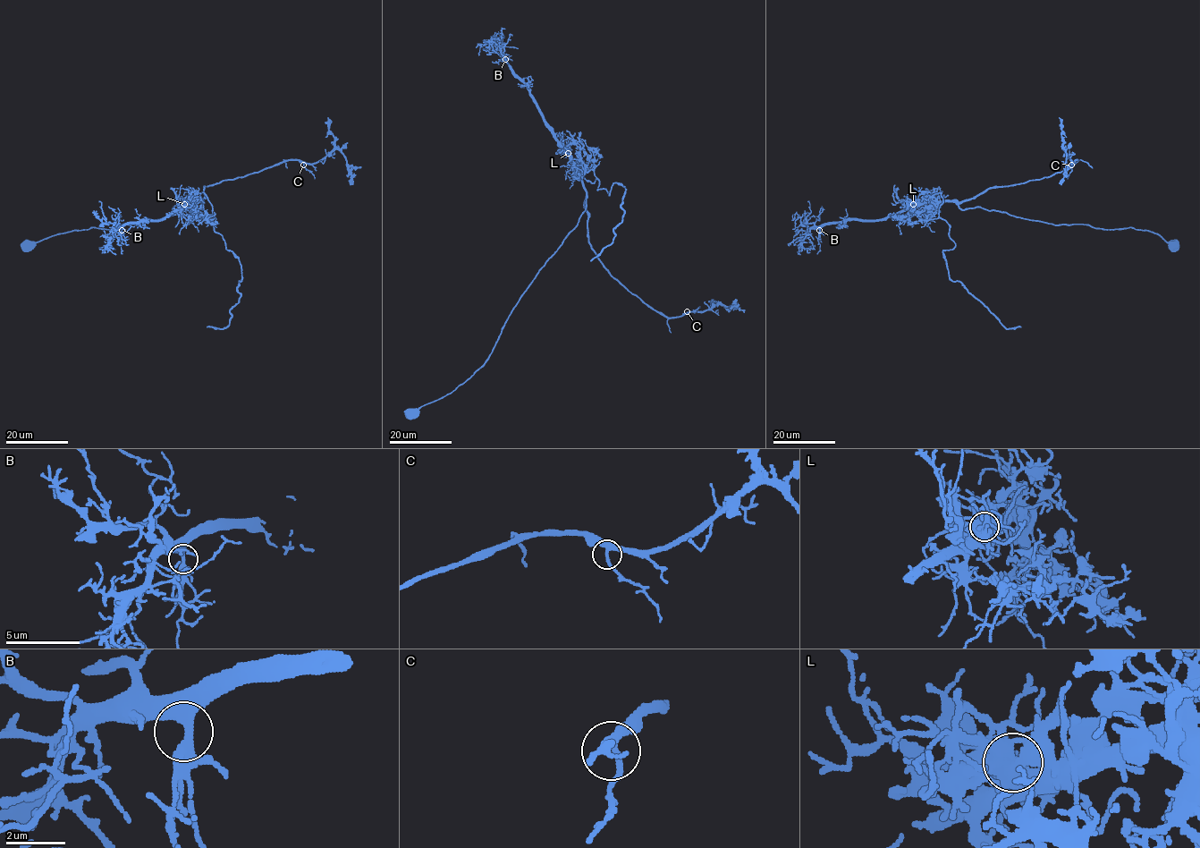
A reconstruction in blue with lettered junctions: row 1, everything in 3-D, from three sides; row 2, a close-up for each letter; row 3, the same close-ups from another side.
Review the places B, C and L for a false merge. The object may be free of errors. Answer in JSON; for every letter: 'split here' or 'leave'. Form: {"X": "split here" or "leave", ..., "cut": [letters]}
{"B": "leave", "C": "leave", "L": "split here", "cut": ["L"]}

